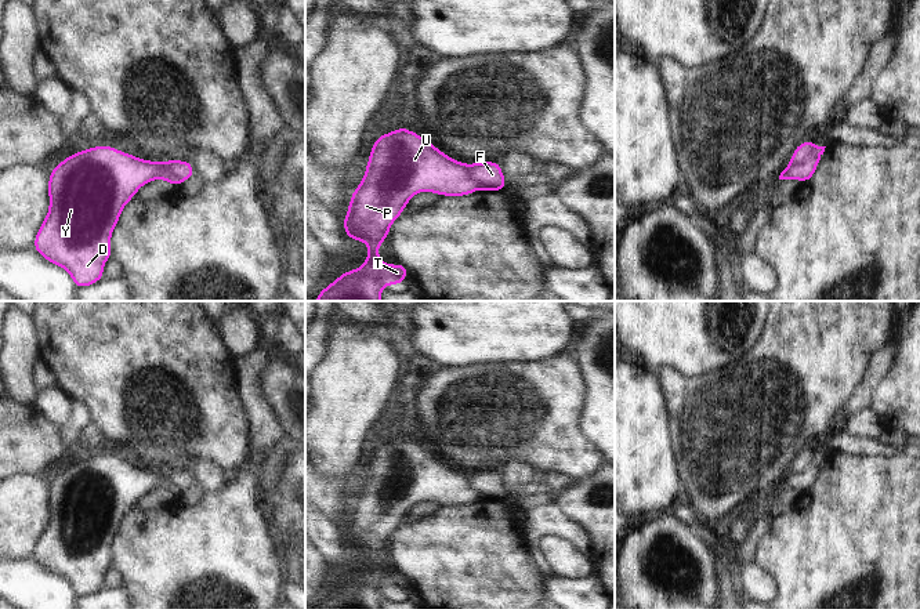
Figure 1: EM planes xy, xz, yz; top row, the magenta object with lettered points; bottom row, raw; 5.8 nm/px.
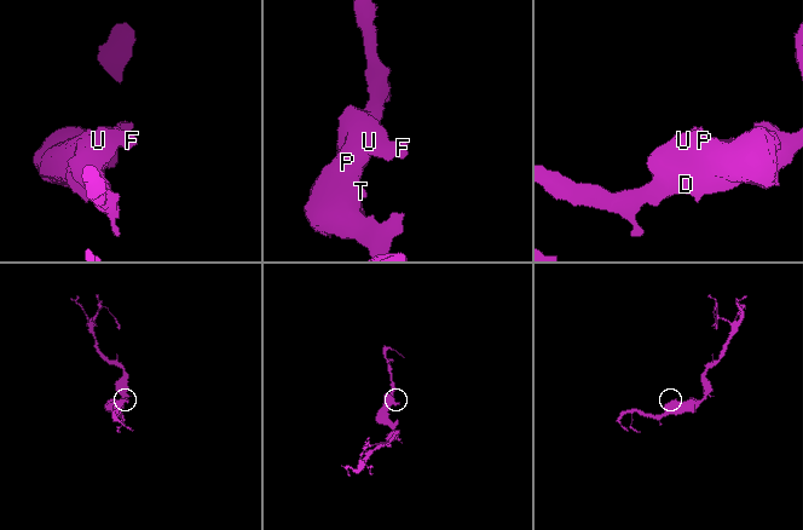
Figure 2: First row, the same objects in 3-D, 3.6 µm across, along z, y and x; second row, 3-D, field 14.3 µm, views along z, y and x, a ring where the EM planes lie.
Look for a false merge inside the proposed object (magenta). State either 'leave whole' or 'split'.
split

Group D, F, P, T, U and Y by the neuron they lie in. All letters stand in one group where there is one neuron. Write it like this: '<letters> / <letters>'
D P T U Y / F

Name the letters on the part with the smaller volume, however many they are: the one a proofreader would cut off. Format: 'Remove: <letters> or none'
Remove: F

